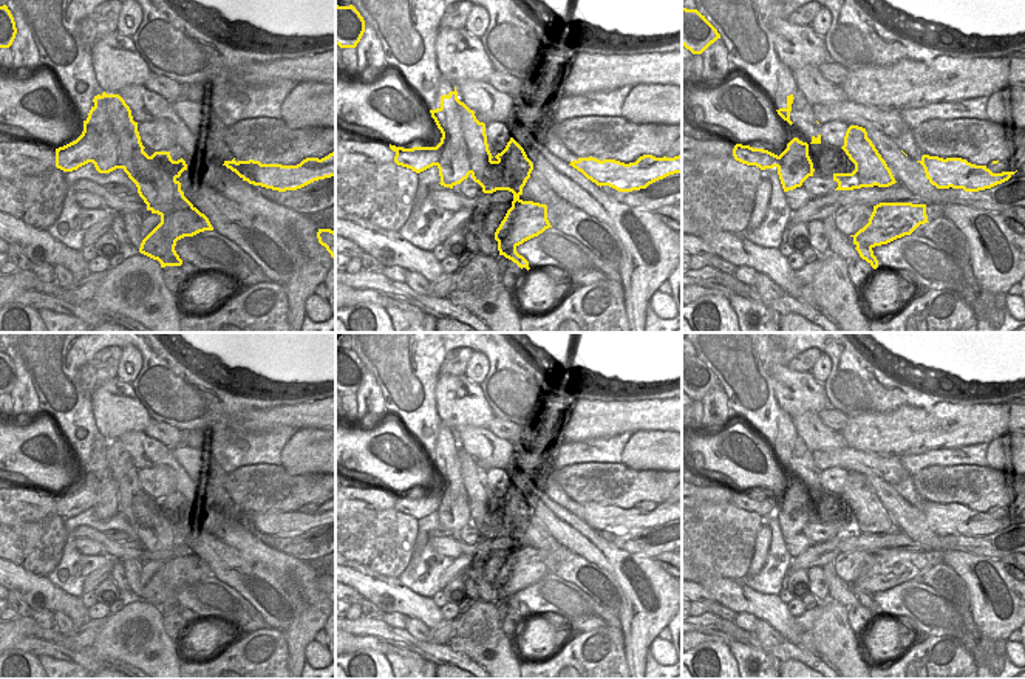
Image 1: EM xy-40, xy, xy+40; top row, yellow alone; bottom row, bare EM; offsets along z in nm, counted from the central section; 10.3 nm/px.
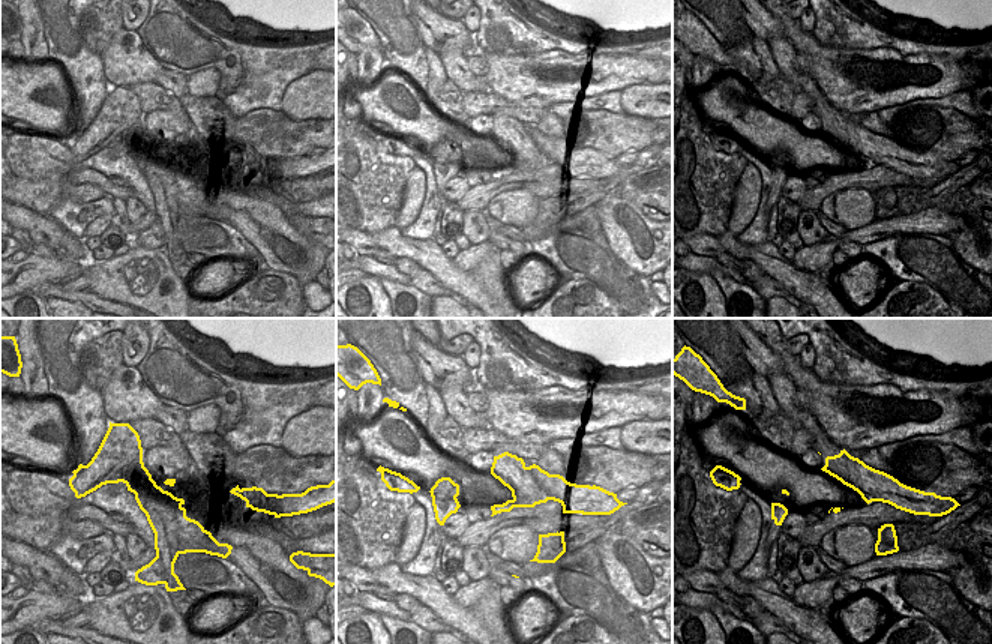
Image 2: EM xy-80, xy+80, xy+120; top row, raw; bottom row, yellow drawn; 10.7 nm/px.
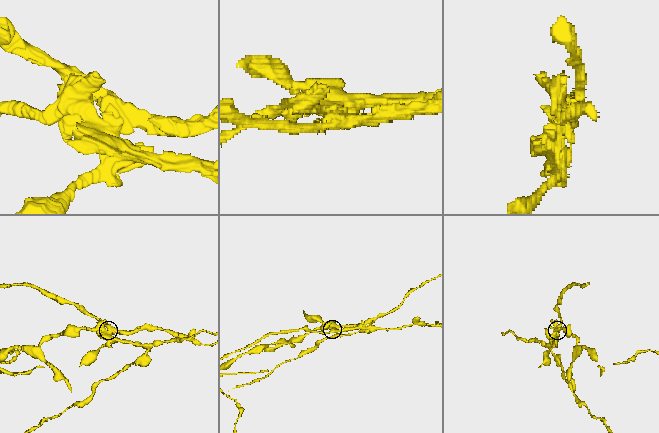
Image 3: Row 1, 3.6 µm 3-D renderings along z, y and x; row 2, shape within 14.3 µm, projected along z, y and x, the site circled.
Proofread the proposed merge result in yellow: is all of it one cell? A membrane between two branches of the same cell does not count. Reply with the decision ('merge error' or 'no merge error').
merge error

